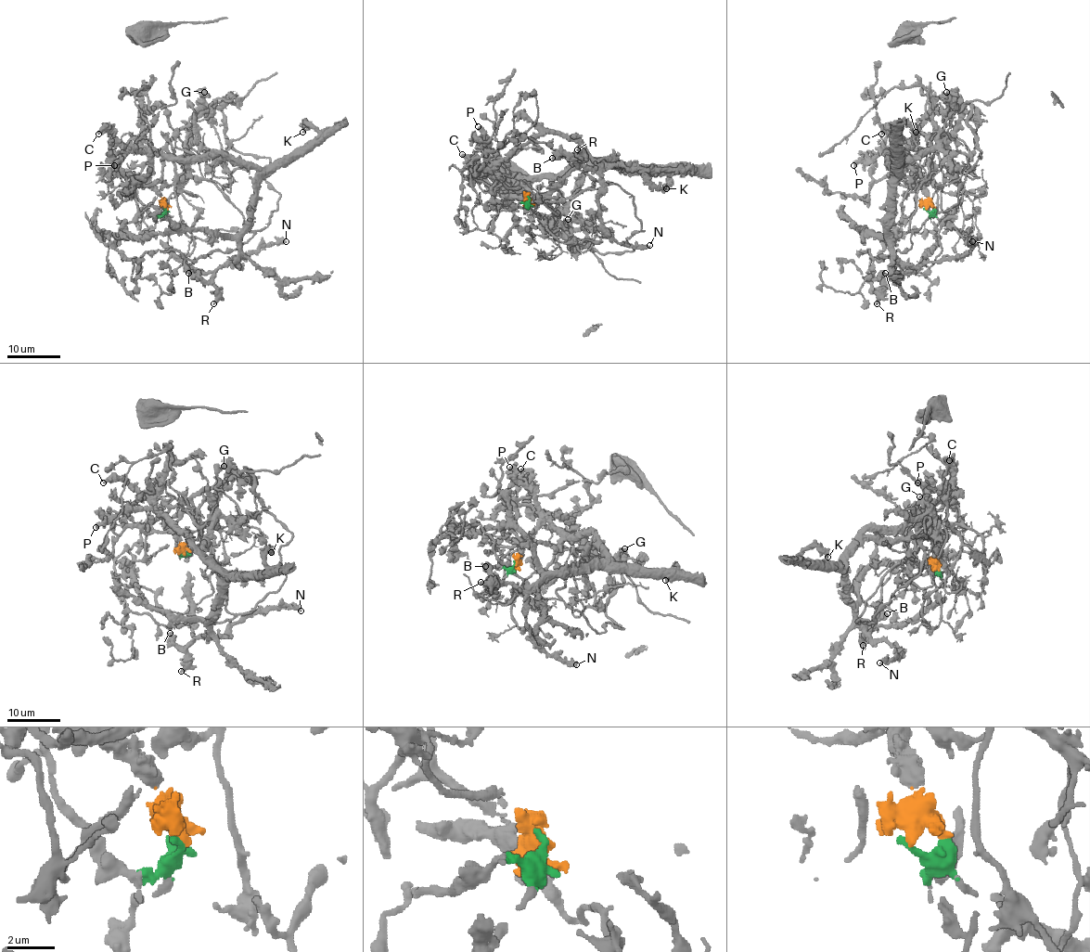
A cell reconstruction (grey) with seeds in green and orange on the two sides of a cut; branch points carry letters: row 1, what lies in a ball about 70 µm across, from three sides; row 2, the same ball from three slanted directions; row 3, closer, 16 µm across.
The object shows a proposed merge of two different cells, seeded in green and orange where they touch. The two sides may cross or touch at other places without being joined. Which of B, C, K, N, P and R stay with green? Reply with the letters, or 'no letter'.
no letter

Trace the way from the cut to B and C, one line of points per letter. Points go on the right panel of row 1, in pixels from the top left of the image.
B: (926, 209), (922, 172), (907, 155), (888, 155), (889, 251), (896, 267), (884, 280), (885, 274)
C: (926, 209), (922, 172), (907, 152), (910, 147), (894, 131), (881, 134)

